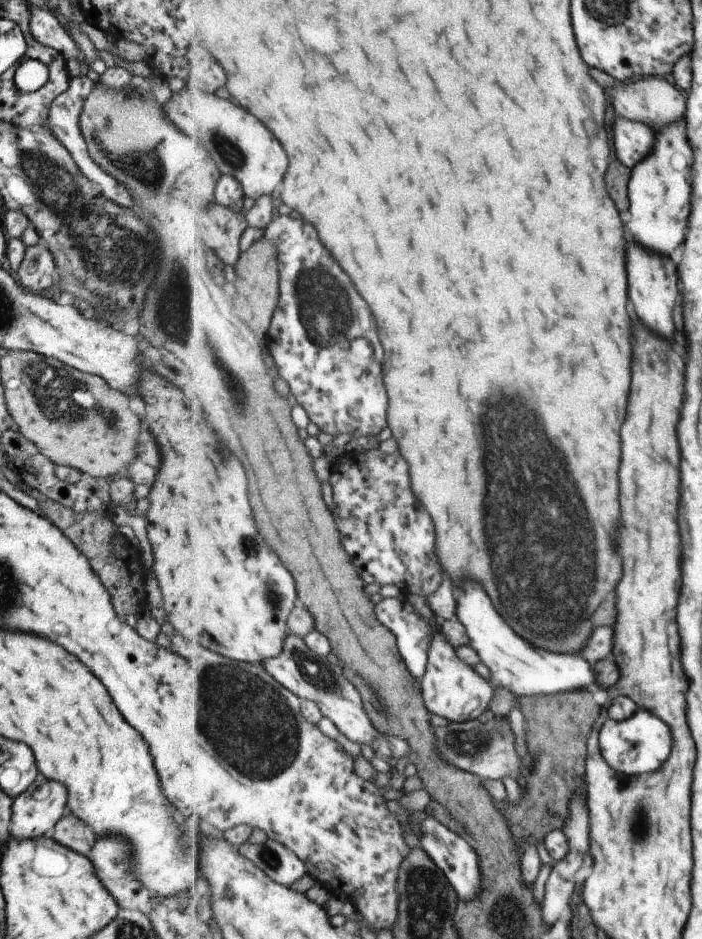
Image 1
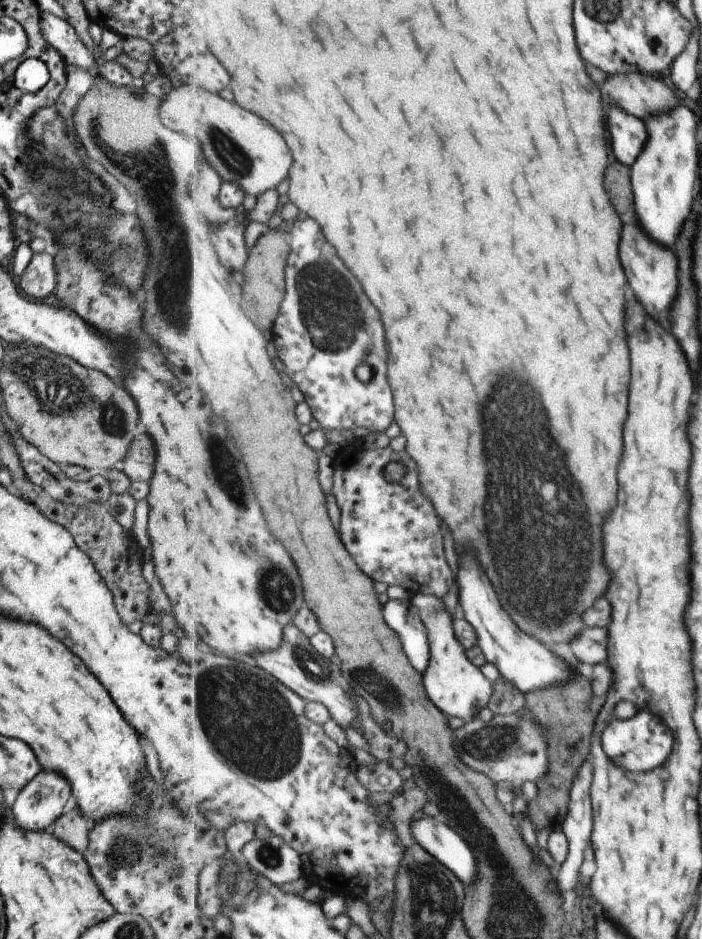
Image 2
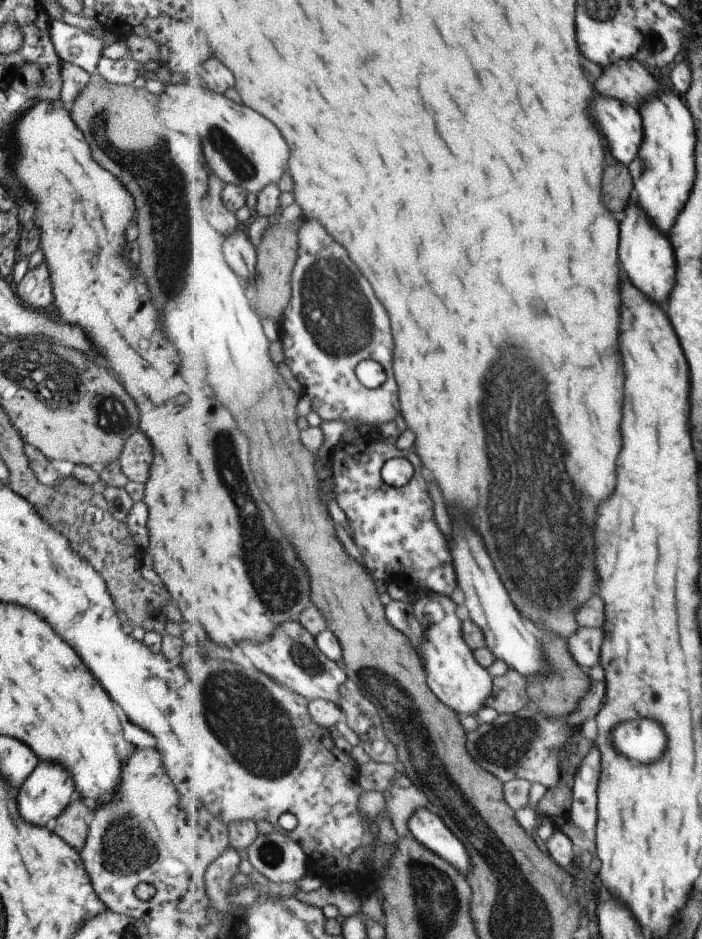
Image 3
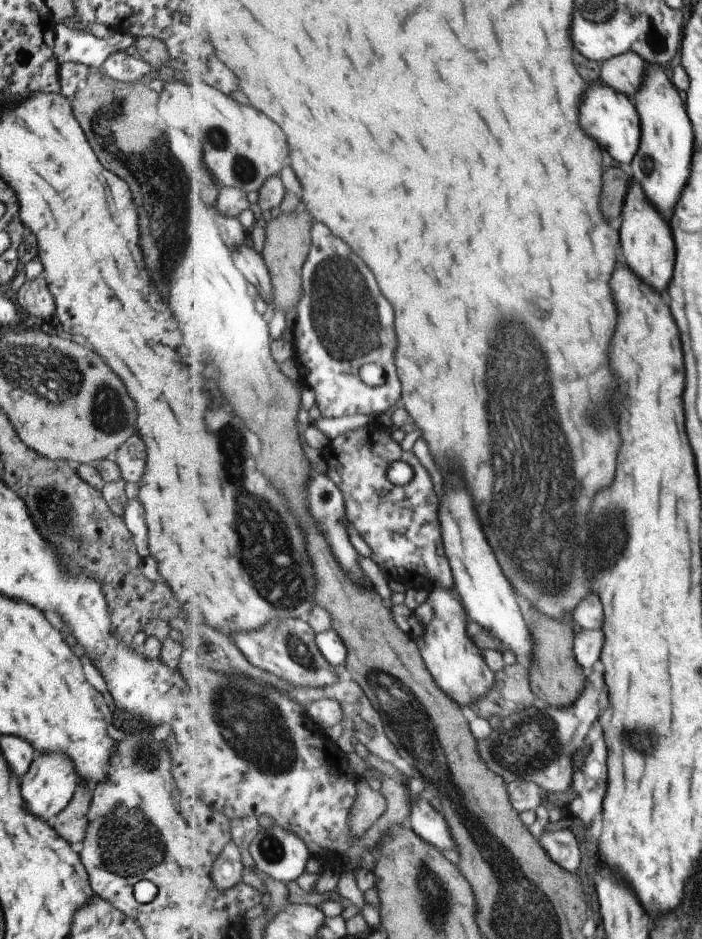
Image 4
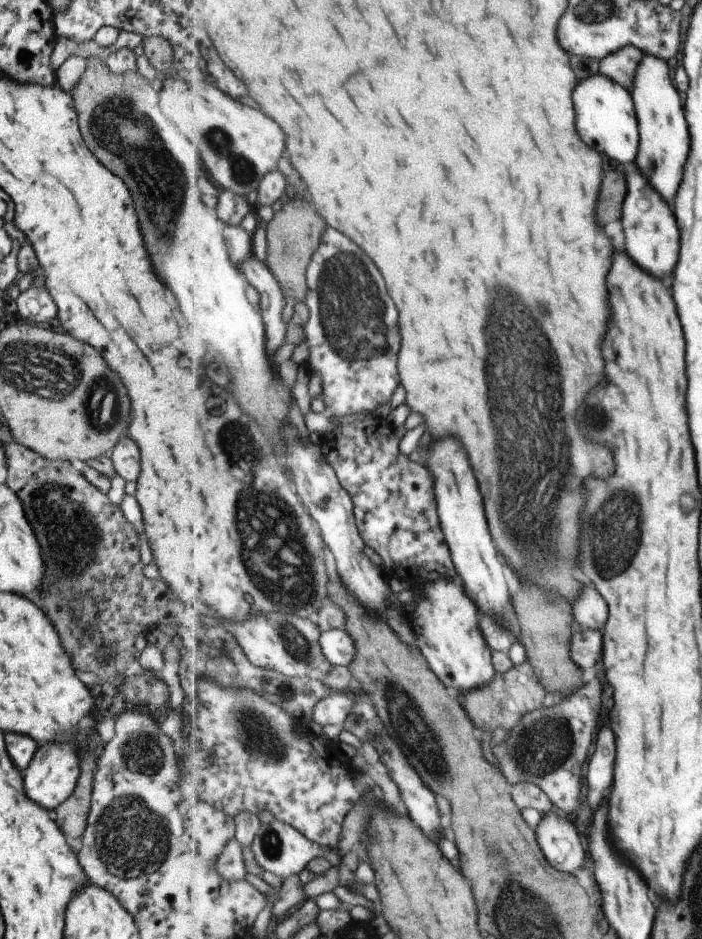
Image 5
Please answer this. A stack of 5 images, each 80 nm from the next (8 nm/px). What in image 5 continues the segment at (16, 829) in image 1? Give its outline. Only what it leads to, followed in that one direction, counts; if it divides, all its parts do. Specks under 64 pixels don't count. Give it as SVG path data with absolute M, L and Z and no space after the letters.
M55 741L37 745L31 760L21 771L26 797L41 809L53 814L56 806L60 805L73 792L80 773L78 766L79 757L73 743Z

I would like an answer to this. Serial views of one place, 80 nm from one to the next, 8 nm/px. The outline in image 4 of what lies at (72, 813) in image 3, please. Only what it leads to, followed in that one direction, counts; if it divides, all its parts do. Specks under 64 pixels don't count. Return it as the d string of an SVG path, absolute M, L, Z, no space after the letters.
M93 780L76 784L69 802L51 819L50 823L56 833L67 842L79 842L84 837L87 826L87 811L91 800Z

